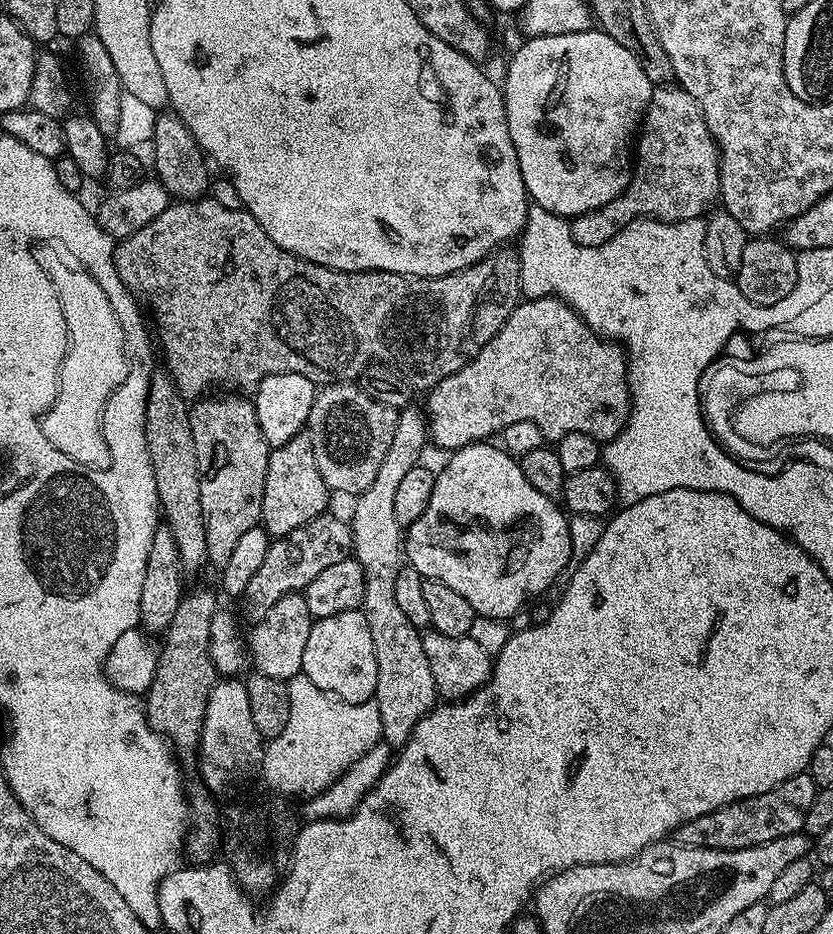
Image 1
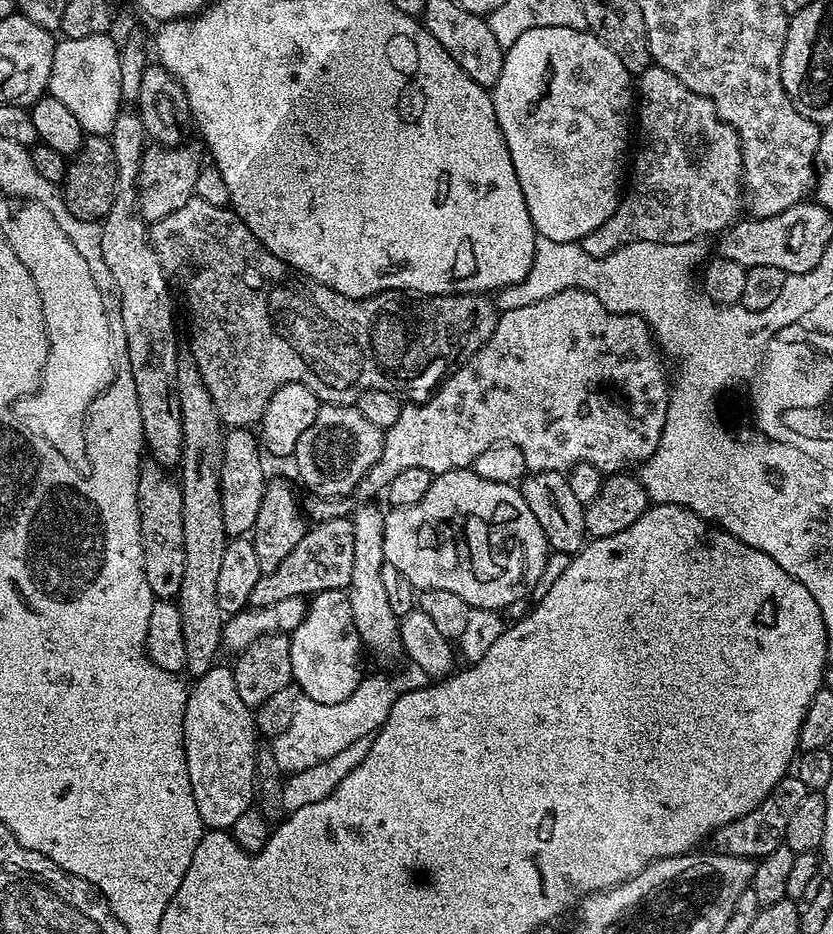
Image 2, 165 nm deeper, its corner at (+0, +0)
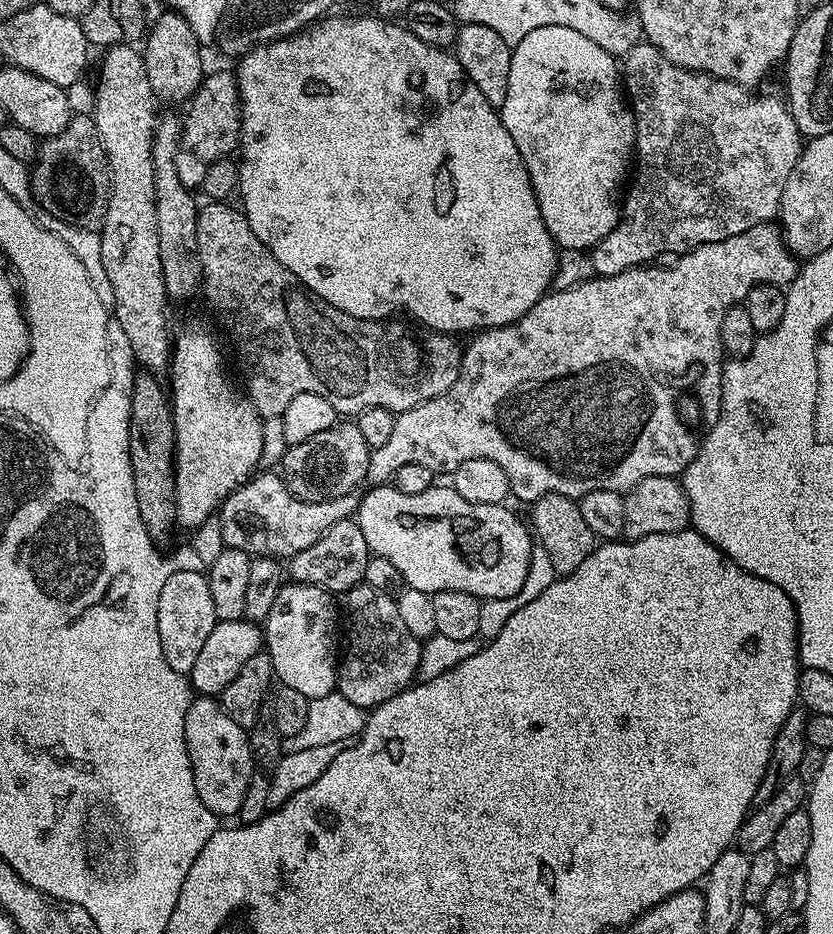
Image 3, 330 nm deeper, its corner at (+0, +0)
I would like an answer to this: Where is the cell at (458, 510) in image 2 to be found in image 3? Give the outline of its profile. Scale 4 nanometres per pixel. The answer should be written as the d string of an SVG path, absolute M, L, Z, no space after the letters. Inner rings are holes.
M372 486L367 489L368 493L363 493L362 499L360 501L360 506L358 509L358 523L360 525L360 529L362 530L362 534L366 537L366 542L368 543L368 550L369 553L373 556L381 556L382 558L387 558L389 562L392 563L394 567L397 568L402 573L402 578L404 579L405 585L409 588L413 588L414 590L422 590L423 592L427 592L429 594L433 592L445 592L446 590L462 590L466 594L470 594L471 596L478 596L480 597L481 601L486 600L506 600L511 601L513 599L512 596L516 596L519 594L520 591L524 588L524 583L528 580L528 571L532 568L532 544L534 548L534 540L533 537L530 535L529 527L524 524L522 521L519 520L518 517L515 516L514 513L508 509L508 506L504 504L479 504L478 502L466 502L466 498L462 498L462 494L458 494L454 491L454 489L450 486L444 486L444 488L439 488L439 486L433 486L427 488L426 490L422 490L422 494L402 494L399 492L396 487L394 486Z

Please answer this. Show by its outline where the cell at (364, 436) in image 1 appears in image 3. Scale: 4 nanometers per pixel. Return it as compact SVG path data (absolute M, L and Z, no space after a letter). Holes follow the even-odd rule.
M337 422L330 430L322 430L322 434L306 438L306 442L293 444L287 451L282 475L288 489L300 500L322 502L344 496L359 489L359 484L363 485L368 475L370 449L354 422Z

